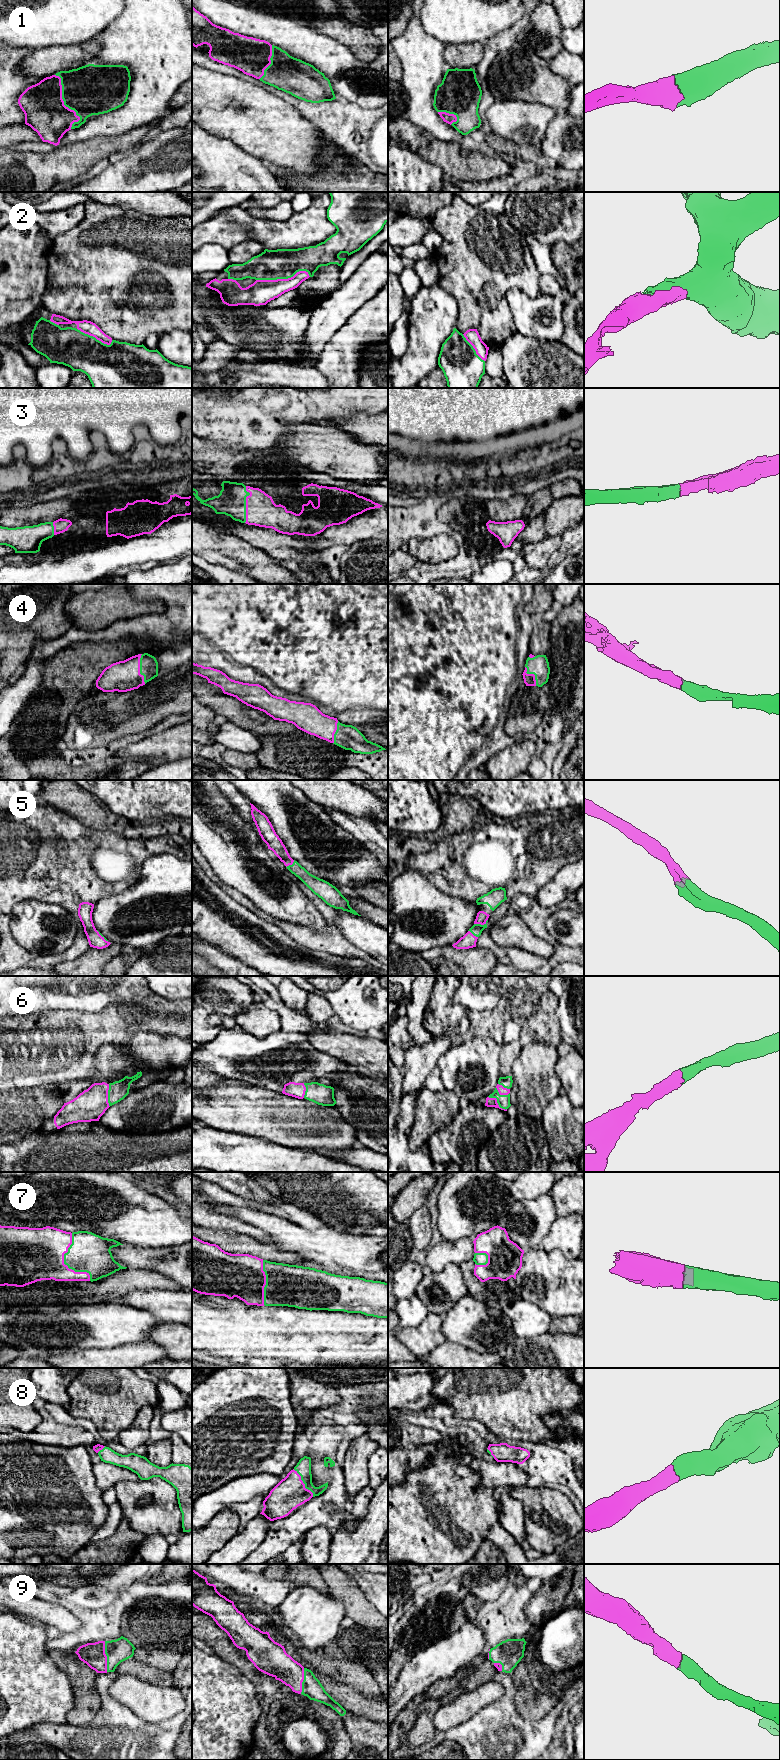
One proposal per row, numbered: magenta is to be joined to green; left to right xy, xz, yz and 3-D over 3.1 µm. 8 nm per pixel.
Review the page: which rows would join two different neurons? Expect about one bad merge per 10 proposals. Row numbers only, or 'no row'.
no row

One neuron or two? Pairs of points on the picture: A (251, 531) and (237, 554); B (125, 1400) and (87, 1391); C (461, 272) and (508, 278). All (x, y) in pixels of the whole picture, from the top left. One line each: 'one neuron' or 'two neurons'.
A: two neurons
B: one neuron
C: one neuron

